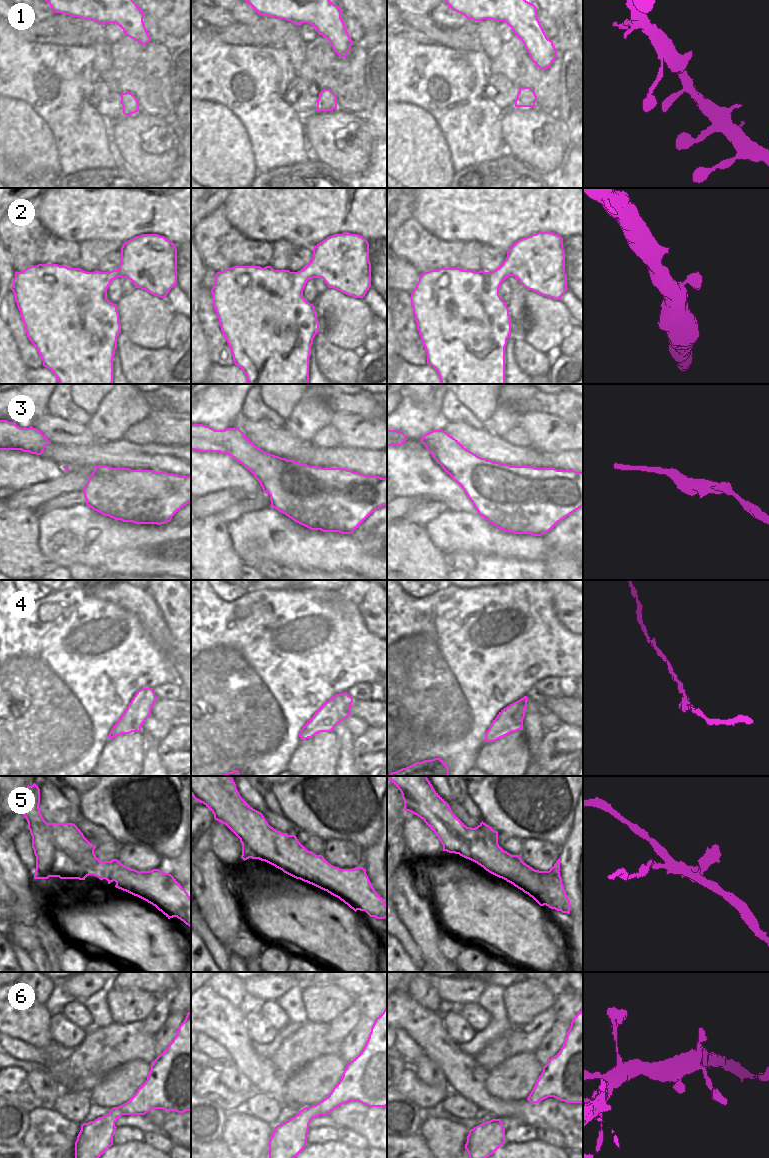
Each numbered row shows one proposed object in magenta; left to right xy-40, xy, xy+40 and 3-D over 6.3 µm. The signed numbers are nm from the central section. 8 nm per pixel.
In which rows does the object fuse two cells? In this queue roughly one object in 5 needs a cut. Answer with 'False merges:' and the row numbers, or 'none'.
False merges: 5.

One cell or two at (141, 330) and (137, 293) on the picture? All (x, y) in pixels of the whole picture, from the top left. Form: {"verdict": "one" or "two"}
{"verdict": "one"}

